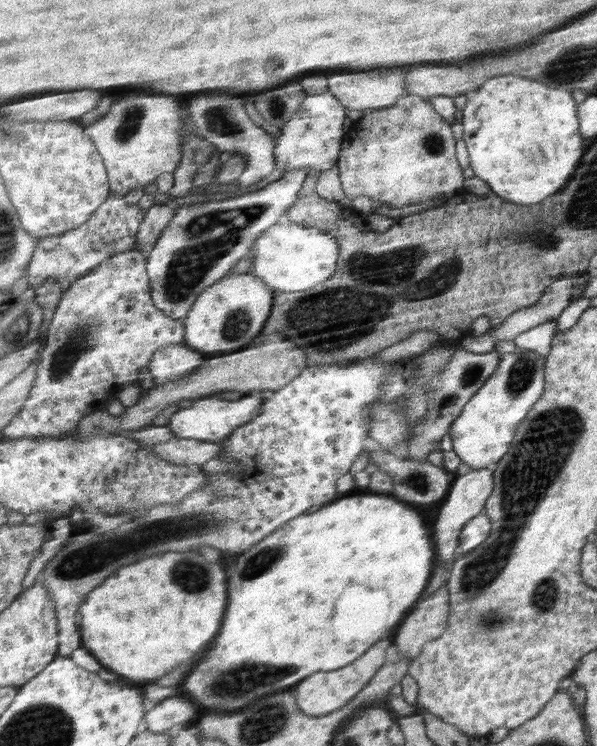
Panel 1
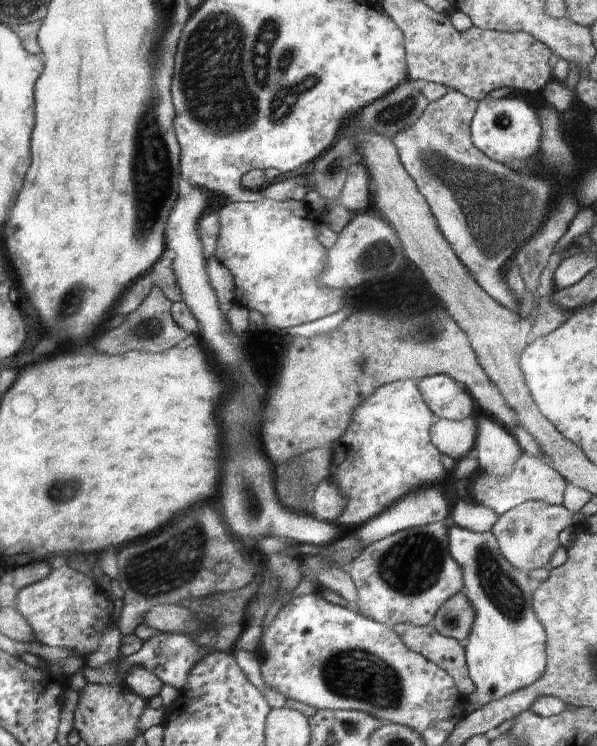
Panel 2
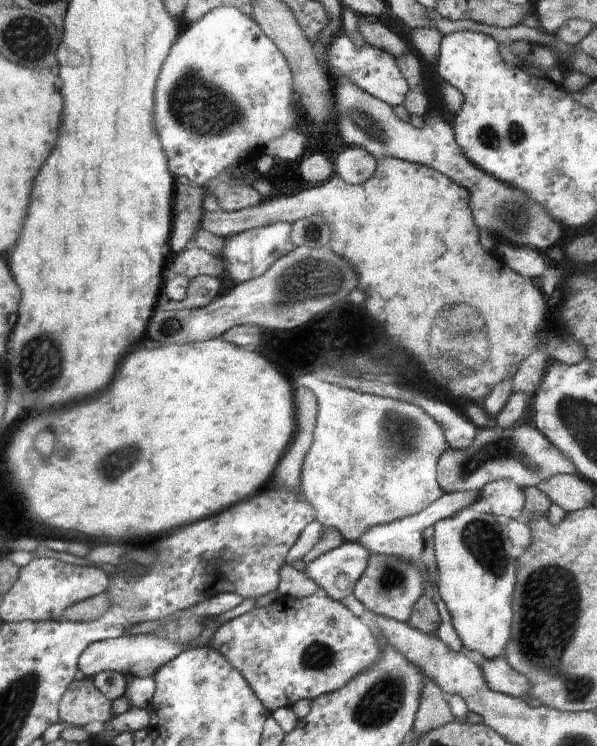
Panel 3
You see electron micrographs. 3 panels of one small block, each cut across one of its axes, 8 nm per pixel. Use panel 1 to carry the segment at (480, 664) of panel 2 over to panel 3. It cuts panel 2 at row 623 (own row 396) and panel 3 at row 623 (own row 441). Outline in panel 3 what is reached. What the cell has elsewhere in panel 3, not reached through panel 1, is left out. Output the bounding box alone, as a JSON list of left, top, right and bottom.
[433,507,521,658]

